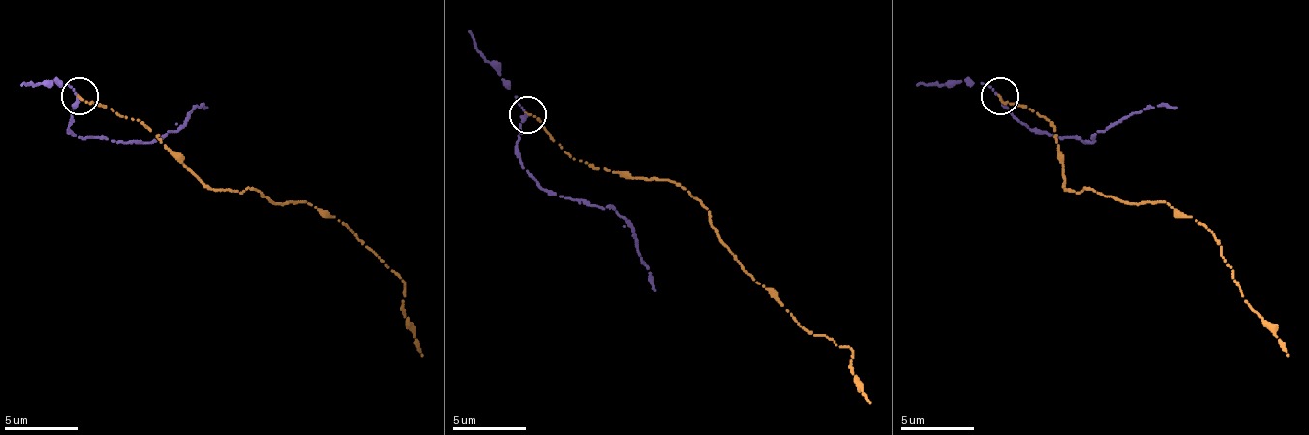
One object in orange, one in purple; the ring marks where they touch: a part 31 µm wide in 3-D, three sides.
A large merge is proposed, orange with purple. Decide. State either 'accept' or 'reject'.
accept

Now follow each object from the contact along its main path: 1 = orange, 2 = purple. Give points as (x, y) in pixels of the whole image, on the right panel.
1: (1001, 97), (1049, 119), (1064, 190), (1094, 190), (1131, 204), (1164, 200), (1216, 238), (1253, 312), (1286, 357)
2: (1001, 97), (1030, 130), (1083, 142), (1157, 105), (1176, 108)

